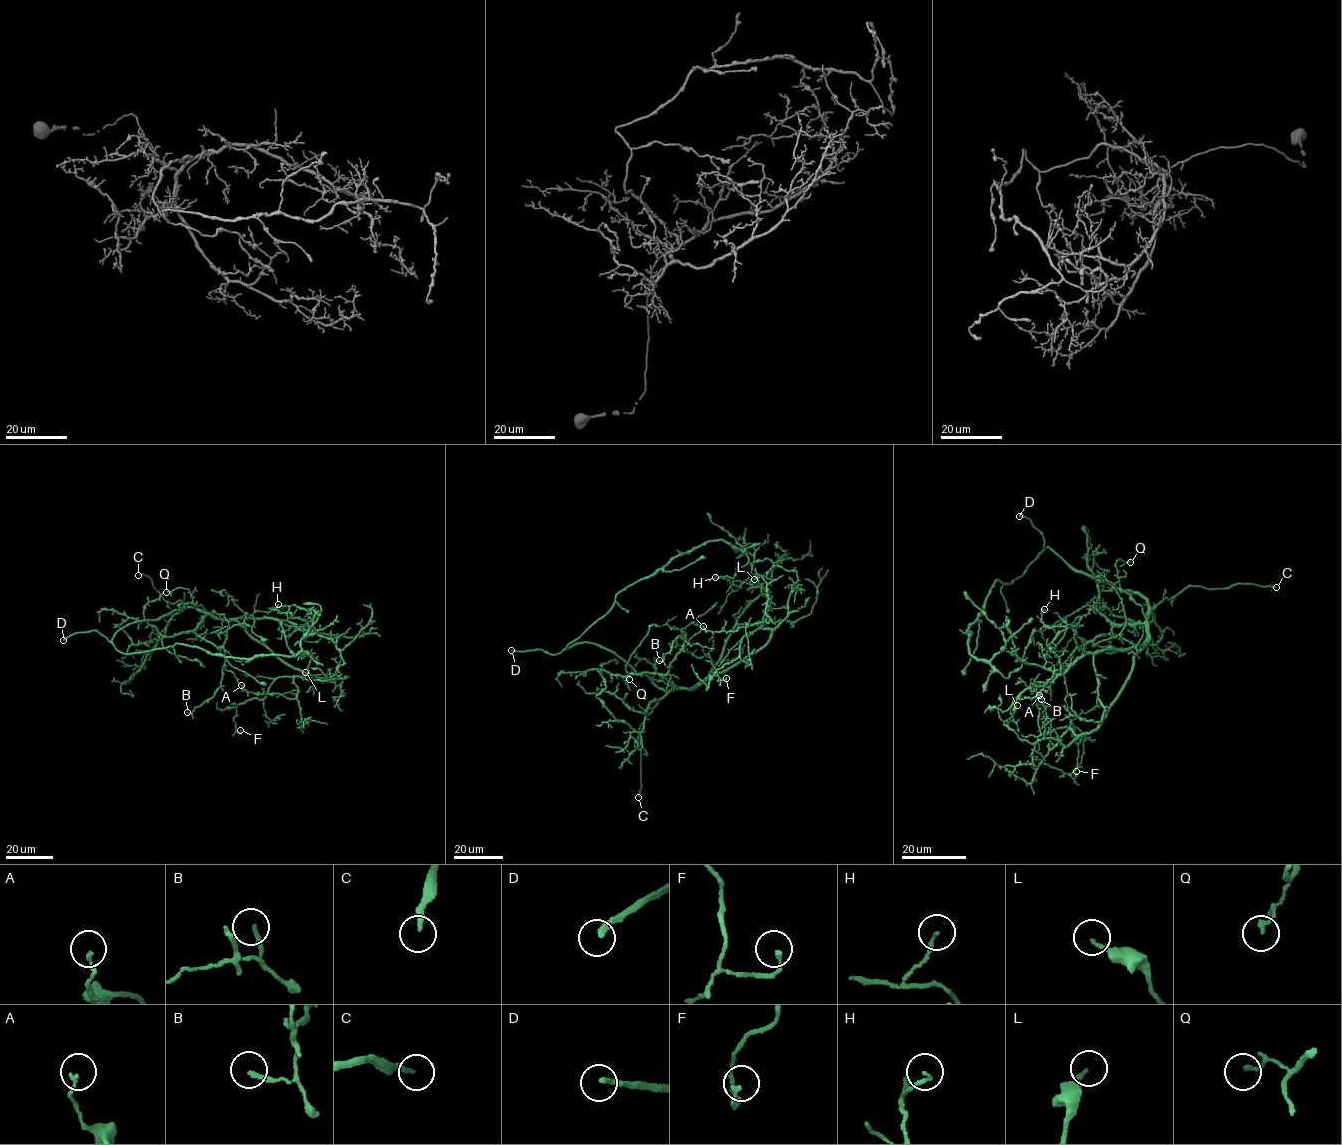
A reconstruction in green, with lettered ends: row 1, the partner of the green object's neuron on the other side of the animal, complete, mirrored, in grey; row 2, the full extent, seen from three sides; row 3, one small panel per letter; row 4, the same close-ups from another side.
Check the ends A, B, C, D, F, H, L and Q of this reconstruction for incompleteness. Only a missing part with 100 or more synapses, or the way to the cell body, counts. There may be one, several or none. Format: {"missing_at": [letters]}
{"missing_at": ["C", "D"]}

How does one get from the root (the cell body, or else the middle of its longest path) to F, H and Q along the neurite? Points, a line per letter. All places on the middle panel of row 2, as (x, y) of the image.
F: (606, 650), (661, 688), (688, 688), (772, 630), (744, 636), (716, 670), (726, 678)
H: (606, 650), (661, 688), (695, 686), (762, 590), (756, 575), (734, 590), (715, 577)
Q: (606, 650), (611, 650), (661, 688), (668, 691), (676, 687), (644, 658), (636, 664), (629, 679)

